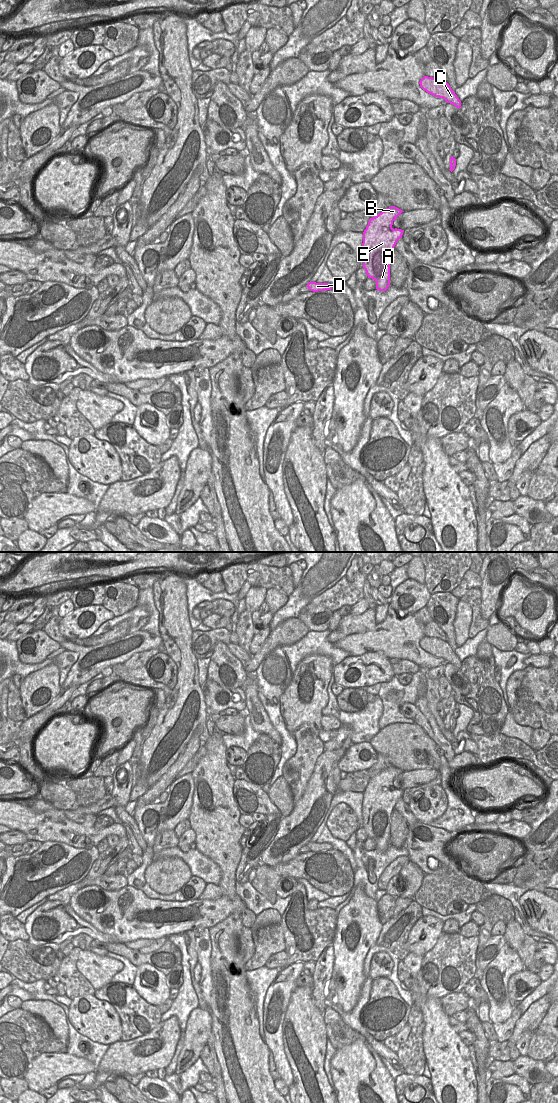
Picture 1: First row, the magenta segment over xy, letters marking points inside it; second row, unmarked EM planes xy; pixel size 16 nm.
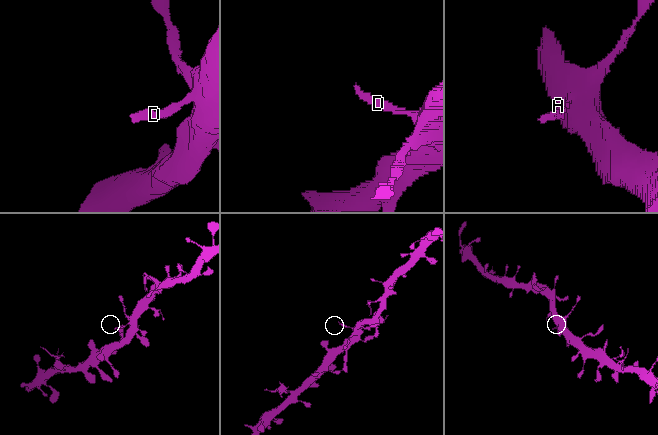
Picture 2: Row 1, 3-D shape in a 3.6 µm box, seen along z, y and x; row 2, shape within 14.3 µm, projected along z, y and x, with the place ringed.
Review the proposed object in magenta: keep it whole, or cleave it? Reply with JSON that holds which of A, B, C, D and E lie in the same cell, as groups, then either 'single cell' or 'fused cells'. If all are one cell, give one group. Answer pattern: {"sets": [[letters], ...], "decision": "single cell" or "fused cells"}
{"sets": [["A", "B", "C", "D", "E"]], "decision": "single cell"}

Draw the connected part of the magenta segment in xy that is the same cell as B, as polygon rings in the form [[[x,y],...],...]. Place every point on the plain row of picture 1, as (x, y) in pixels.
[[[391,766],[370,778],[363,792],[363,828],[368,838],[376,842],[376,849],[386,851],[390,846],[391,814],[404,790],[393,789],[396,778],[404,772]]]

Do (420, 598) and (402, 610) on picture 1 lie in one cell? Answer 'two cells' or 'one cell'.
one cell

